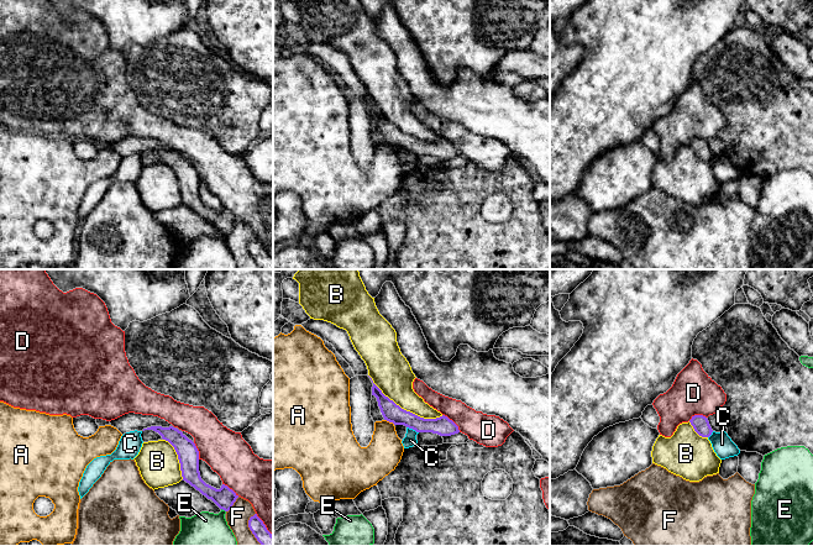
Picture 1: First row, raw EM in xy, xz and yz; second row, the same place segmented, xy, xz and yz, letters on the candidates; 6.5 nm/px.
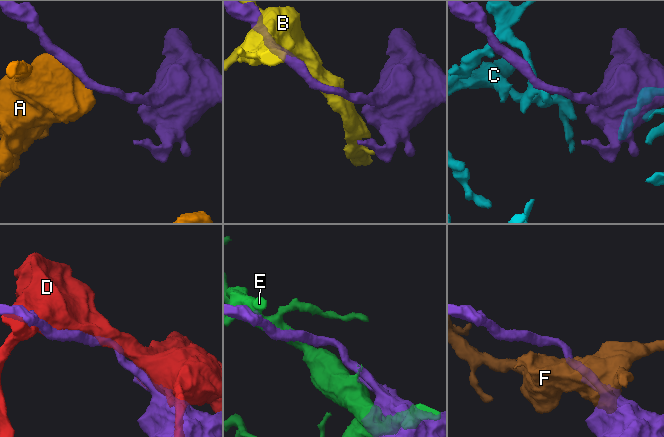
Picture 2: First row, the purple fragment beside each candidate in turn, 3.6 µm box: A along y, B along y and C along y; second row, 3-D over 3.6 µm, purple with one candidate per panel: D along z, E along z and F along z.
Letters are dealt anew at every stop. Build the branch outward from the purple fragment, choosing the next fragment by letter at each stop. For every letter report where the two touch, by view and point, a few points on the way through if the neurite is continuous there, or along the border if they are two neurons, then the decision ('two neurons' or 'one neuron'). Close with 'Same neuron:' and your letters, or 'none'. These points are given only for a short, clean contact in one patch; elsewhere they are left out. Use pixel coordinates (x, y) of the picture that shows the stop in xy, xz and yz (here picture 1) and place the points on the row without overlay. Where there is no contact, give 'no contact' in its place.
A: contact xz (389, 145); two neurons
B: contact xz (403, 132); two neurons
C: contact xz (413, 152); border xz (407, 150), (418, 156); two neurons
D: contact xz (452, 145); two neurons
E: contact xy (224, 232); two neurons
F: contact xy (232, 227); two neurons
Same neuron: none

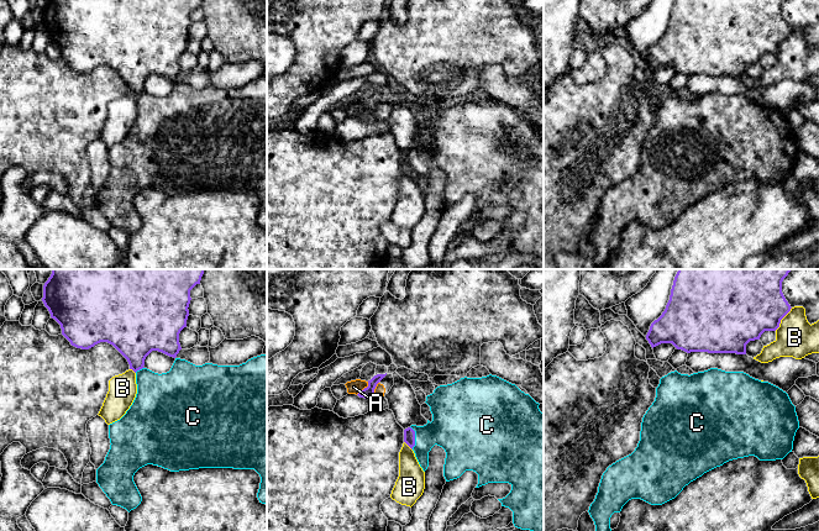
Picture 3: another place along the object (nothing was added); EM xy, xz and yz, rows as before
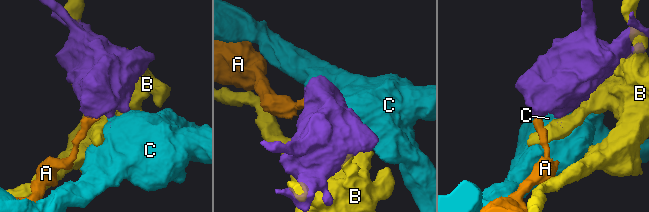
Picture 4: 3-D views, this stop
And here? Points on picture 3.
A: contact xz (365, 111); border xz (368, 105), (356, 117); two neurons
B: contact yz (782, 41); two neurons
C: contact xz (414, 161); one neuron
Same neuron: C

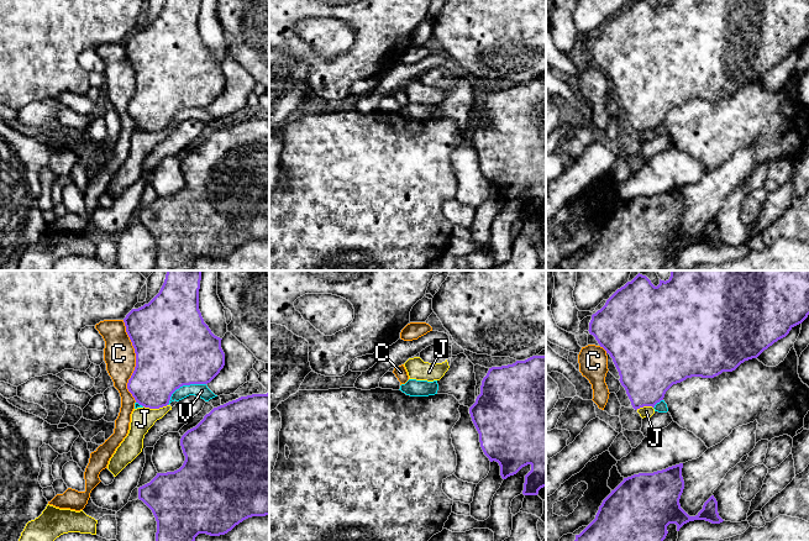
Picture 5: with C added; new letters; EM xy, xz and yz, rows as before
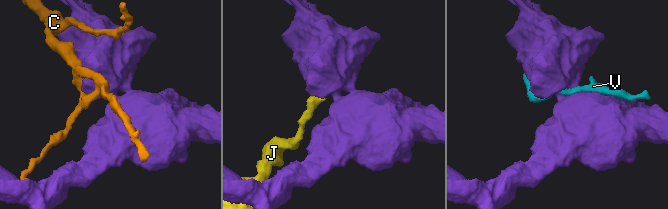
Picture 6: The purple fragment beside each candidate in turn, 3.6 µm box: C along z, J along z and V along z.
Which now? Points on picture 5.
C: contact xy (136, 84); two neurons
J: contact xy (155, 131); two neurons
V: contact xy (183, 108); two neurons
Same neuron: none

